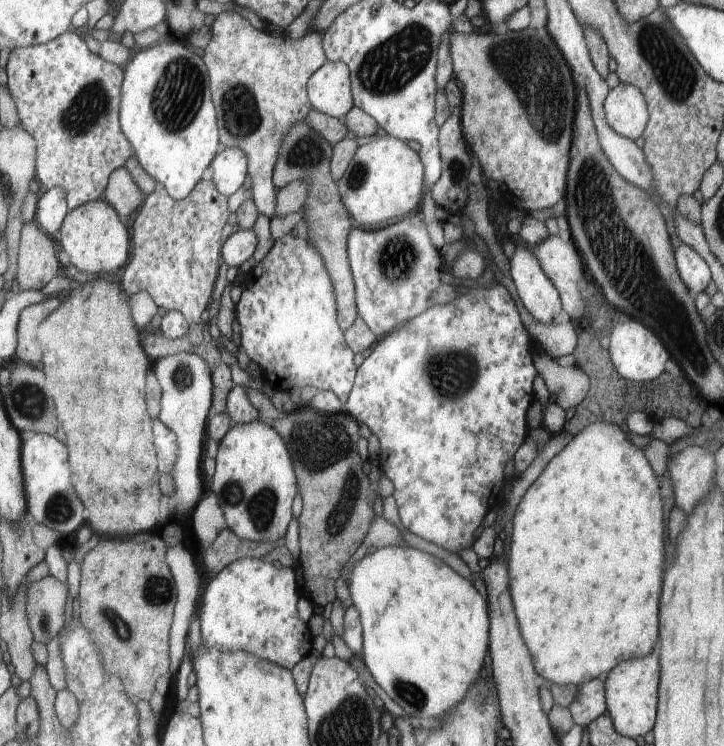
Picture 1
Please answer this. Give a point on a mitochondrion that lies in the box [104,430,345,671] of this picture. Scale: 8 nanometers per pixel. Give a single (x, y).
(261, 506)

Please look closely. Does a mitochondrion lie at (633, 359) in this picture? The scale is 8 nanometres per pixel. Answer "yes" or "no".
no

